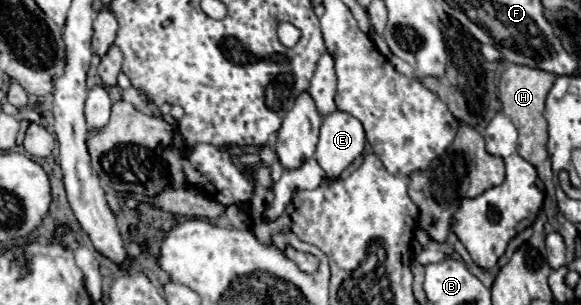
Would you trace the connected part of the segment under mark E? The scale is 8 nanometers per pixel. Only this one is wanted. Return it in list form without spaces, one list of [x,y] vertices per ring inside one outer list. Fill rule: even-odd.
[[[336,111],[322,121],[316,161],[330,179],[336,179],[364,151],[364,127],[348,113]]]

